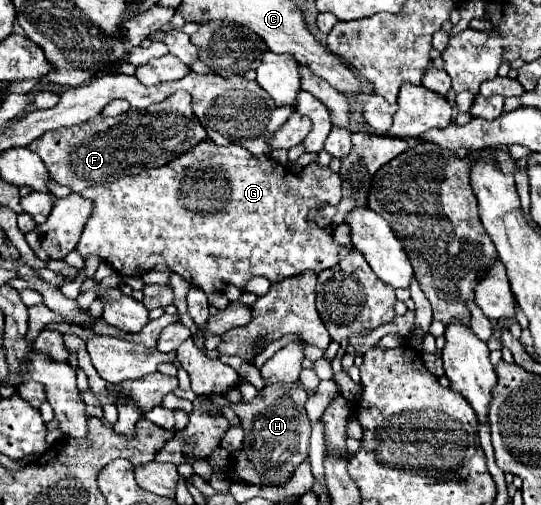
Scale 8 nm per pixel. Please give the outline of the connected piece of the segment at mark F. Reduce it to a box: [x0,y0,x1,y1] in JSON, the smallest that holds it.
[28,90,208,192]

